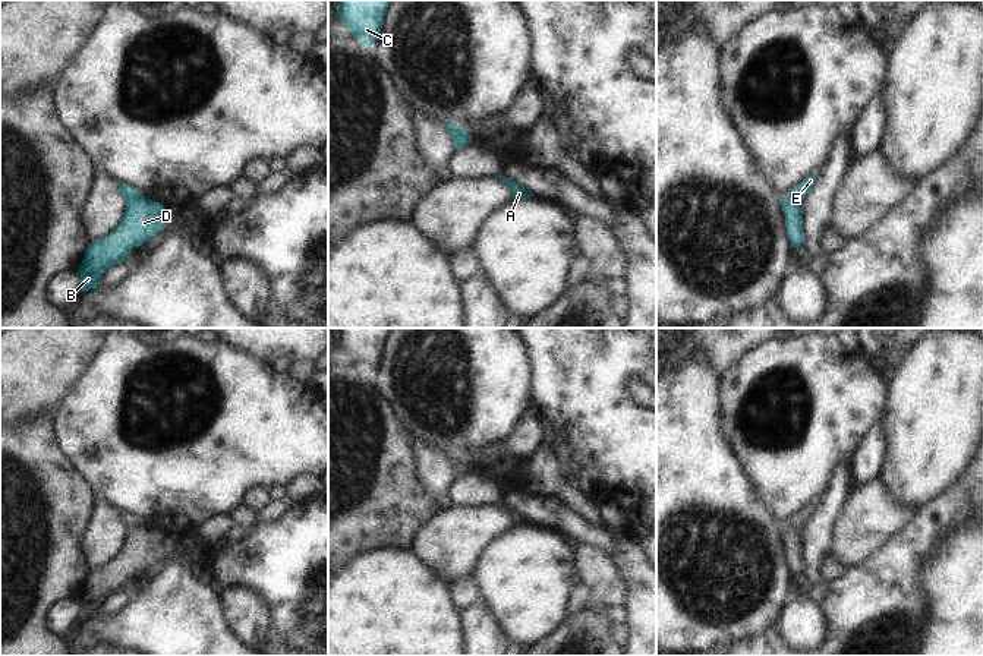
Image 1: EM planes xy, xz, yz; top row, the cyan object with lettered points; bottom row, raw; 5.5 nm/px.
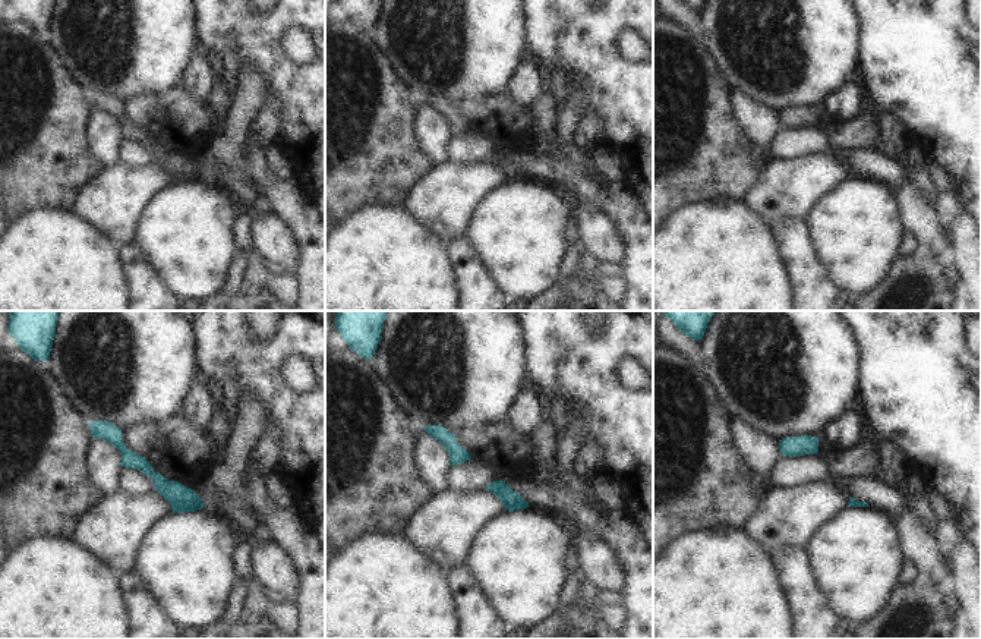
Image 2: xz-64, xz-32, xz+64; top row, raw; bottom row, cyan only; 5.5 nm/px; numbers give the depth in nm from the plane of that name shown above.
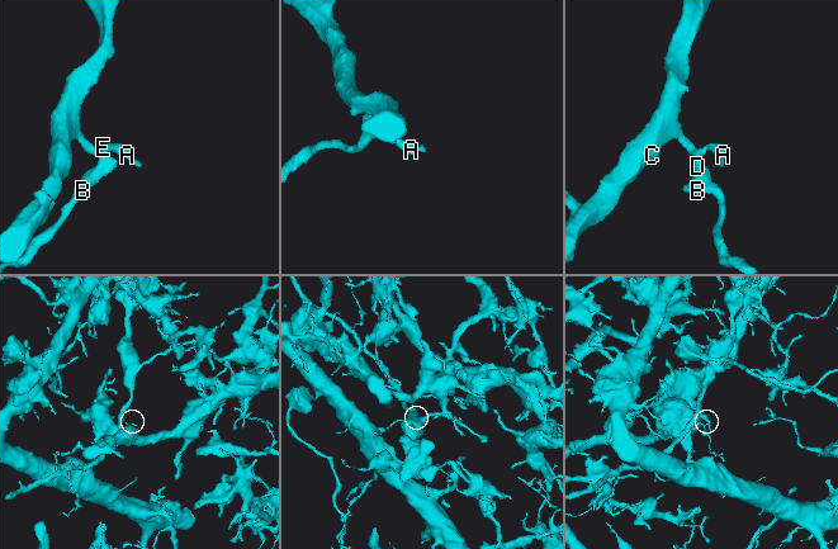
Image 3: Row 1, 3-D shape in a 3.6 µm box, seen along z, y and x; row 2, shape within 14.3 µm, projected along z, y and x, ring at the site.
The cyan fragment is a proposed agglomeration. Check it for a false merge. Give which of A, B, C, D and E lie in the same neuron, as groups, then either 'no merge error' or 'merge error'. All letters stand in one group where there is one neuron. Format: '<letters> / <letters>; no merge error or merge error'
A C E / B D; merge error

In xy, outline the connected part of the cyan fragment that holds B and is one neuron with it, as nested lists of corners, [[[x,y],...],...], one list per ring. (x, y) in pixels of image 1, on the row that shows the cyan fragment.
[[[144,196],[127,201],[119,226],[108,236],[88,245],[79,266],[81,288],[97,288],[108,269],[166,228],[167,215],[168,211],[160,202]]]

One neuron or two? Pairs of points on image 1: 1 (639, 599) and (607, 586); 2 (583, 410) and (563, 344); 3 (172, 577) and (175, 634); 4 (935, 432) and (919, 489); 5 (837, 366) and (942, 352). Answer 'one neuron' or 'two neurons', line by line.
1: two neurons
2: one neuron
3: one neuron
4: one neuron
5: two neurons

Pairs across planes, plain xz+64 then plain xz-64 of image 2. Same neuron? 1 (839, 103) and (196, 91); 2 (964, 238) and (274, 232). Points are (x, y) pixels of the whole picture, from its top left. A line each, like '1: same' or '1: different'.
1: same
2: different

